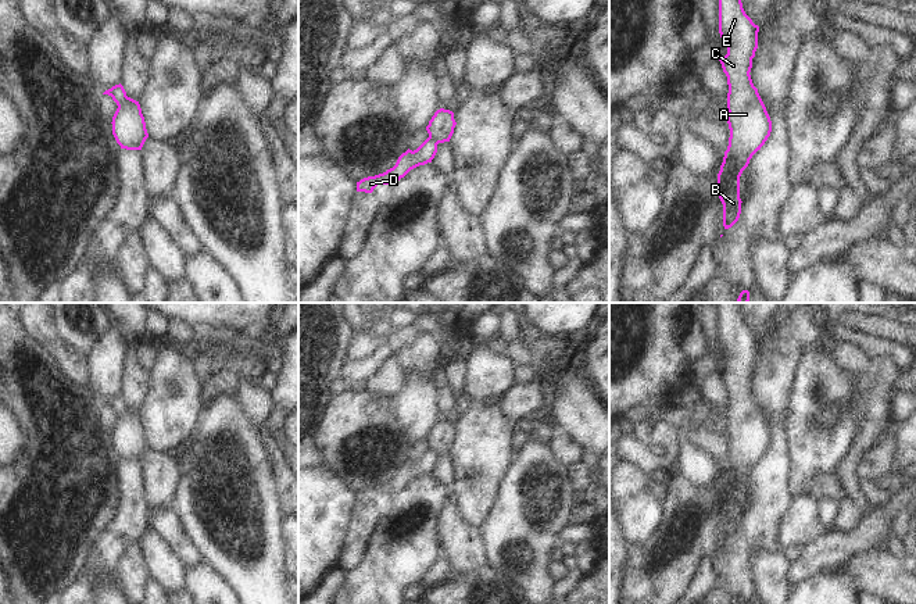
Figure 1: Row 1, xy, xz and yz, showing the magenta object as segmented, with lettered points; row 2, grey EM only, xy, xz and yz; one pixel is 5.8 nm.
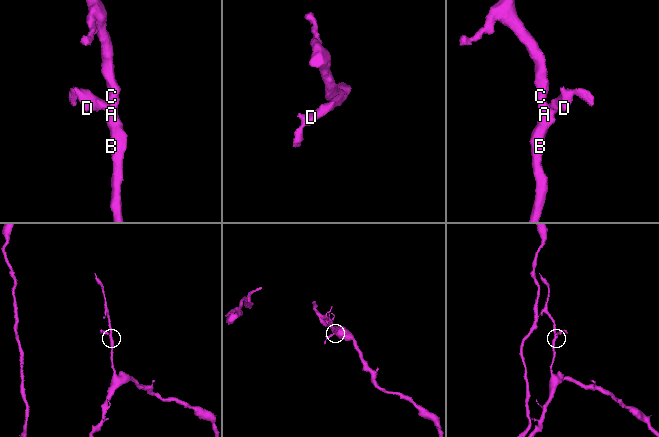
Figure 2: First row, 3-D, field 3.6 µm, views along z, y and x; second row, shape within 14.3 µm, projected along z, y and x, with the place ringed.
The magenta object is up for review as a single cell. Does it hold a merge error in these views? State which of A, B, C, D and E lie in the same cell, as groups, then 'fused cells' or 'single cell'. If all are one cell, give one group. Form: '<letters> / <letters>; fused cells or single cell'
A B C E / D; fused cells

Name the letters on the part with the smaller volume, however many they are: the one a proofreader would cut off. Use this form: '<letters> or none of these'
D.

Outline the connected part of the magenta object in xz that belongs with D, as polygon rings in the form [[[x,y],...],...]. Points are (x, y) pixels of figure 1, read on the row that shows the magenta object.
[[[427,137],[416,150],[402,153],[396,165],[383,174],[368,176],[357,182],[357,192],[372,193],[378,185],[393,185],[404,178],[411,169],[432,162],[437,153],[437,142]]]

